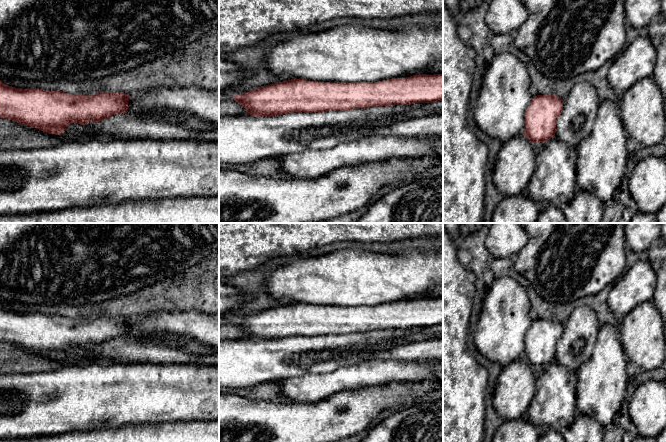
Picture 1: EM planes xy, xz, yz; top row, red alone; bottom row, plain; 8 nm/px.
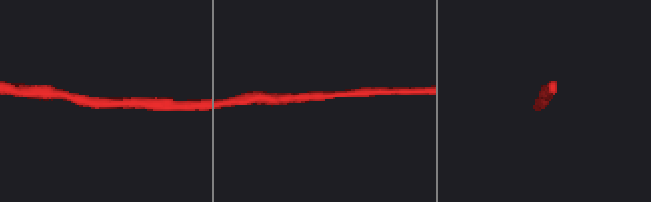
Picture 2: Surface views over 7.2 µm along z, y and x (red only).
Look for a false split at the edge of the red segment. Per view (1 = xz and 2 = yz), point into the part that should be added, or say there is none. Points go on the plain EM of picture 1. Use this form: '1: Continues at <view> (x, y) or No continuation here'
1: No continuation here
2: No continuation here

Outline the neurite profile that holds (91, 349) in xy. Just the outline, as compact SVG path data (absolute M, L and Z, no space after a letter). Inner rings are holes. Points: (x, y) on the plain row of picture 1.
M198 310L153 311L143 319L131 319L129 333L123 338L113 339L100 346L89 345L87 349L73 347L64 357L75 358L77 363L121 362L153 364L193 364L199 366L219 366L219 315L210 315Z

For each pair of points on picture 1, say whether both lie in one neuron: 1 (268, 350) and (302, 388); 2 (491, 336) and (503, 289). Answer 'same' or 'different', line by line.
1: different
2: same

